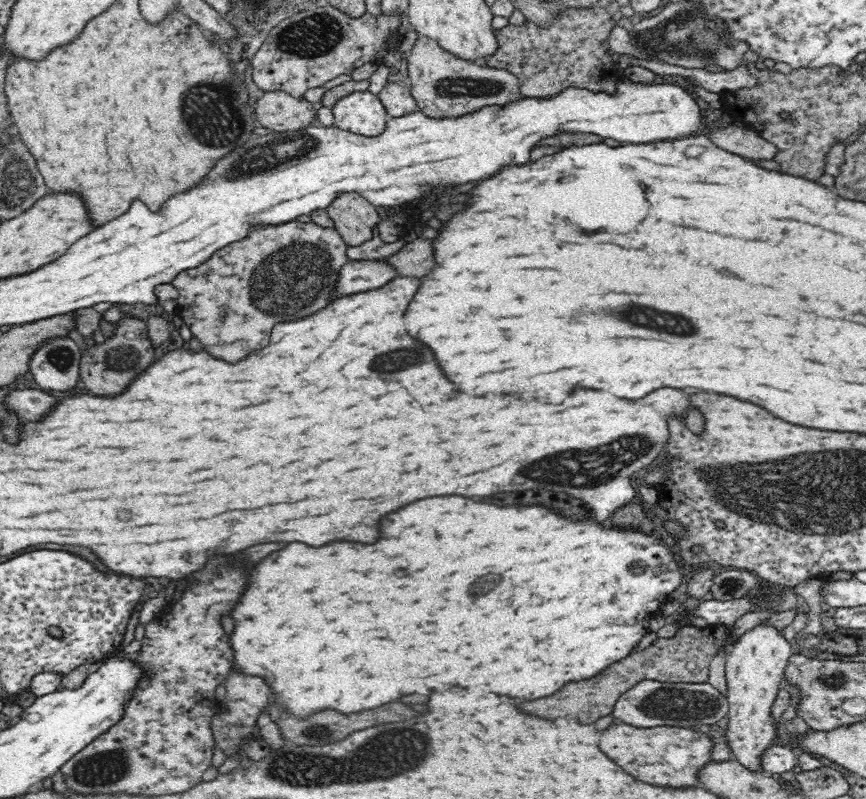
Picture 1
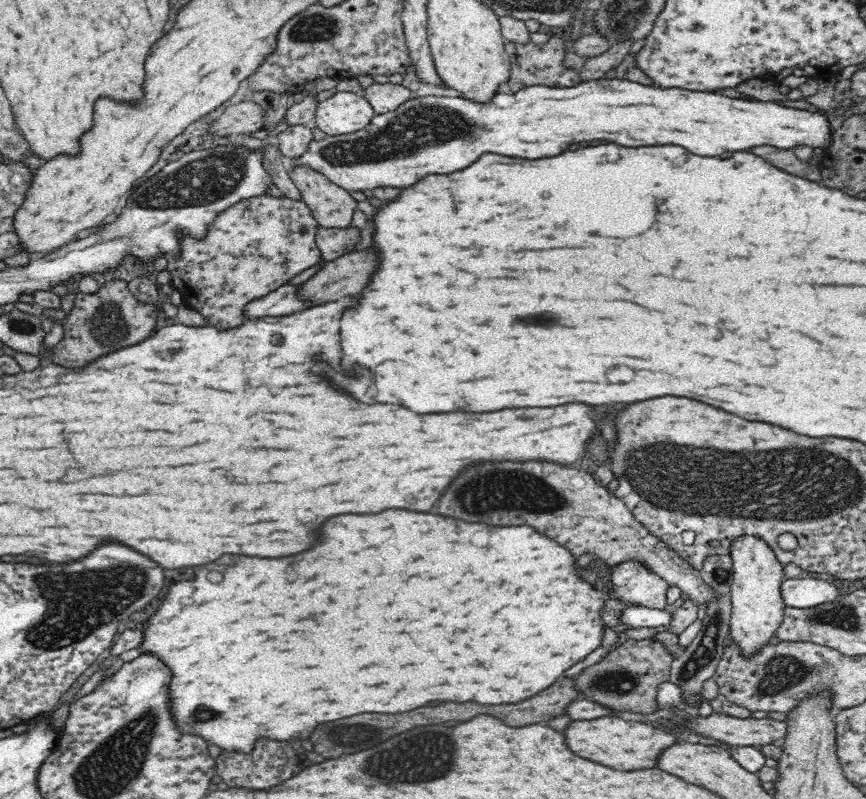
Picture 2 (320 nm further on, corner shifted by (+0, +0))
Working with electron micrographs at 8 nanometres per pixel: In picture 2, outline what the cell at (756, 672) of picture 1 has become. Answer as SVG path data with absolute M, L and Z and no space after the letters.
M740 534L730 544L733 581L730 586L730 637L741 648L743 654L758 652L766 646L782 623L785 605L780 593L785 574L783 564L776 553L761 538L752 534Z

